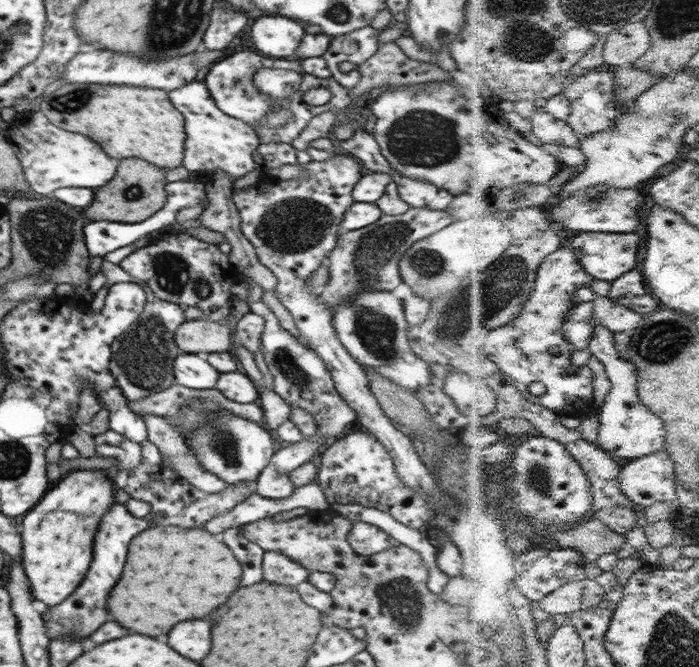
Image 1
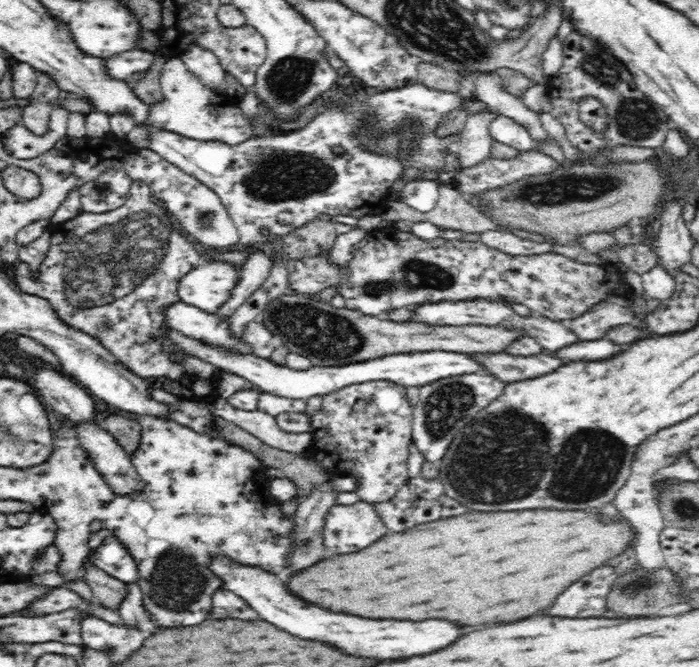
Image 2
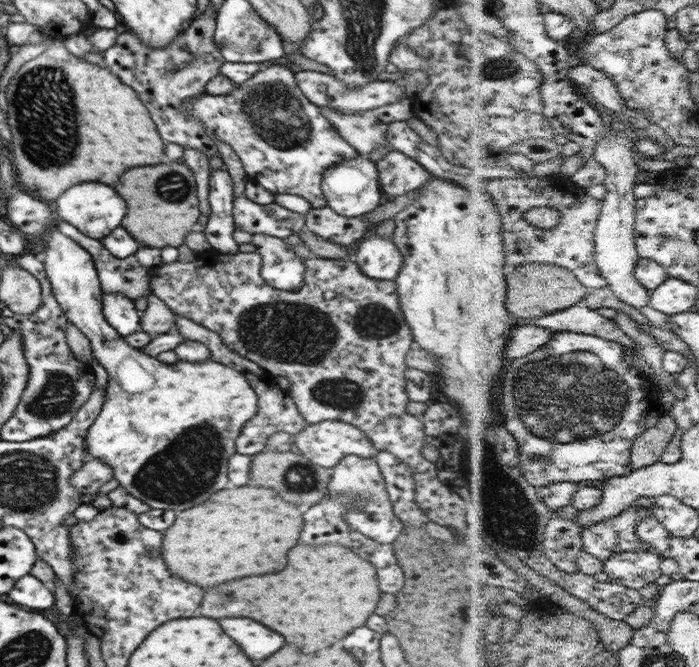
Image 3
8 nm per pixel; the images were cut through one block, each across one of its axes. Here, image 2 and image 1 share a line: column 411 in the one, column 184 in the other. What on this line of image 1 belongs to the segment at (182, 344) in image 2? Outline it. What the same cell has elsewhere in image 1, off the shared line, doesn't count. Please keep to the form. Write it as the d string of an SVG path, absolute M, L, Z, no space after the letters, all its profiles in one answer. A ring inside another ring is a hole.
M180 353L172 363L175 379L180 386L188 388L215 388L220 373L206 359L204 355Z

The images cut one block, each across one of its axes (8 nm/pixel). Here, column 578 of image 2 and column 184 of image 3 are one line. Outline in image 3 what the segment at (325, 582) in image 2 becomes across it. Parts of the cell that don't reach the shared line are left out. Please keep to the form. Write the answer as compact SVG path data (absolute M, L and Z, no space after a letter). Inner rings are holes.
M270 488L222 490L204 504L178 514L174 526L164 532L161 554L170 572L210 588L242 576L280 572L288 562L288 550L300 538L302 524L298 506L282 500Z

